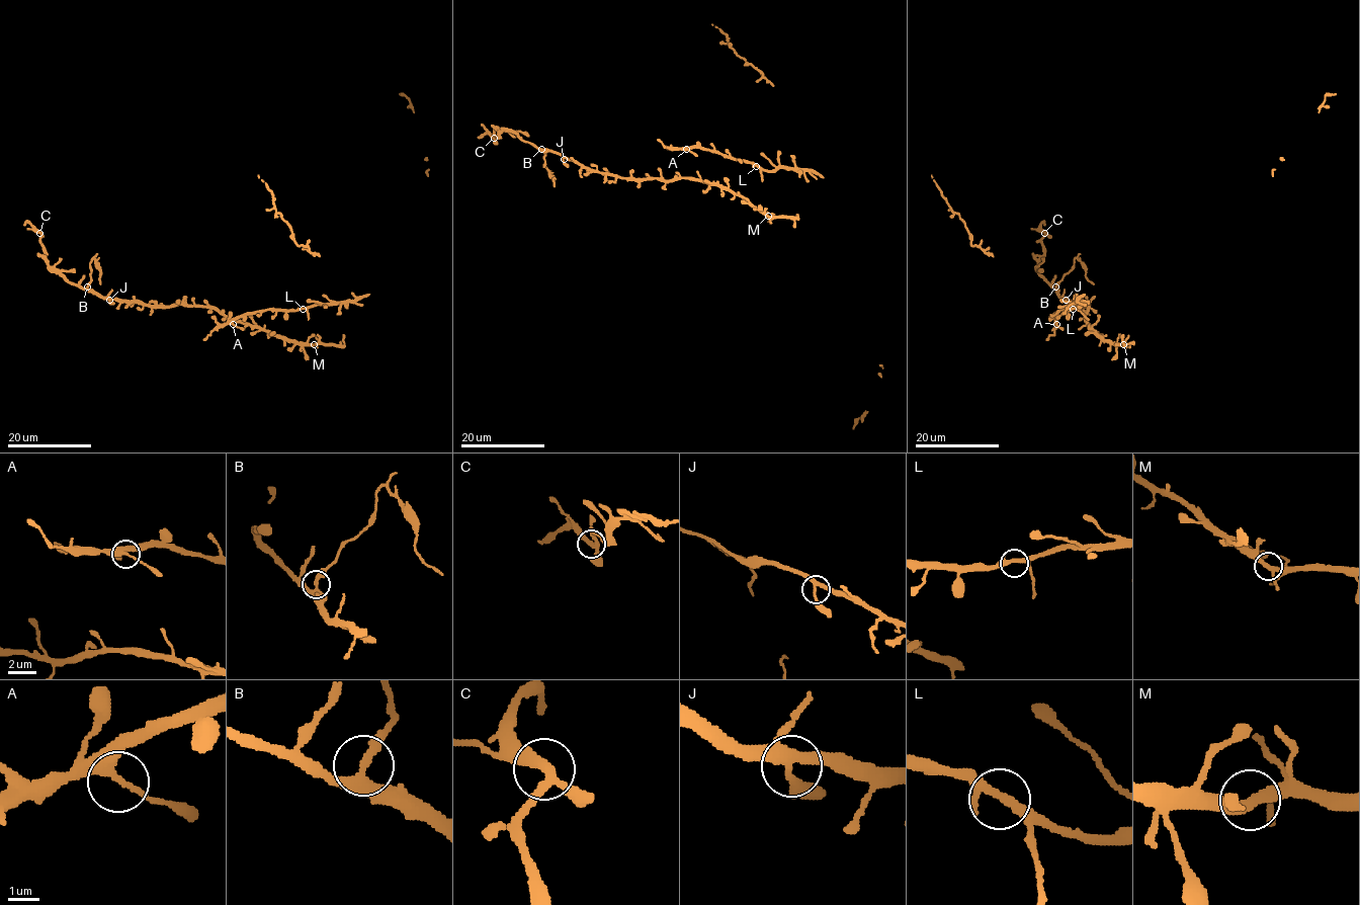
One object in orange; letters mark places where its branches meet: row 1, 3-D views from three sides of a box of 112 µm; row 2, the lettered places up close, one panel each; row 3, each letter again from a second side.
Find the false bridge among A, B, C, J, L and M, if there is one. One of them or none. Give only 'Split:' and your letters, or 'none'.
Split: B

